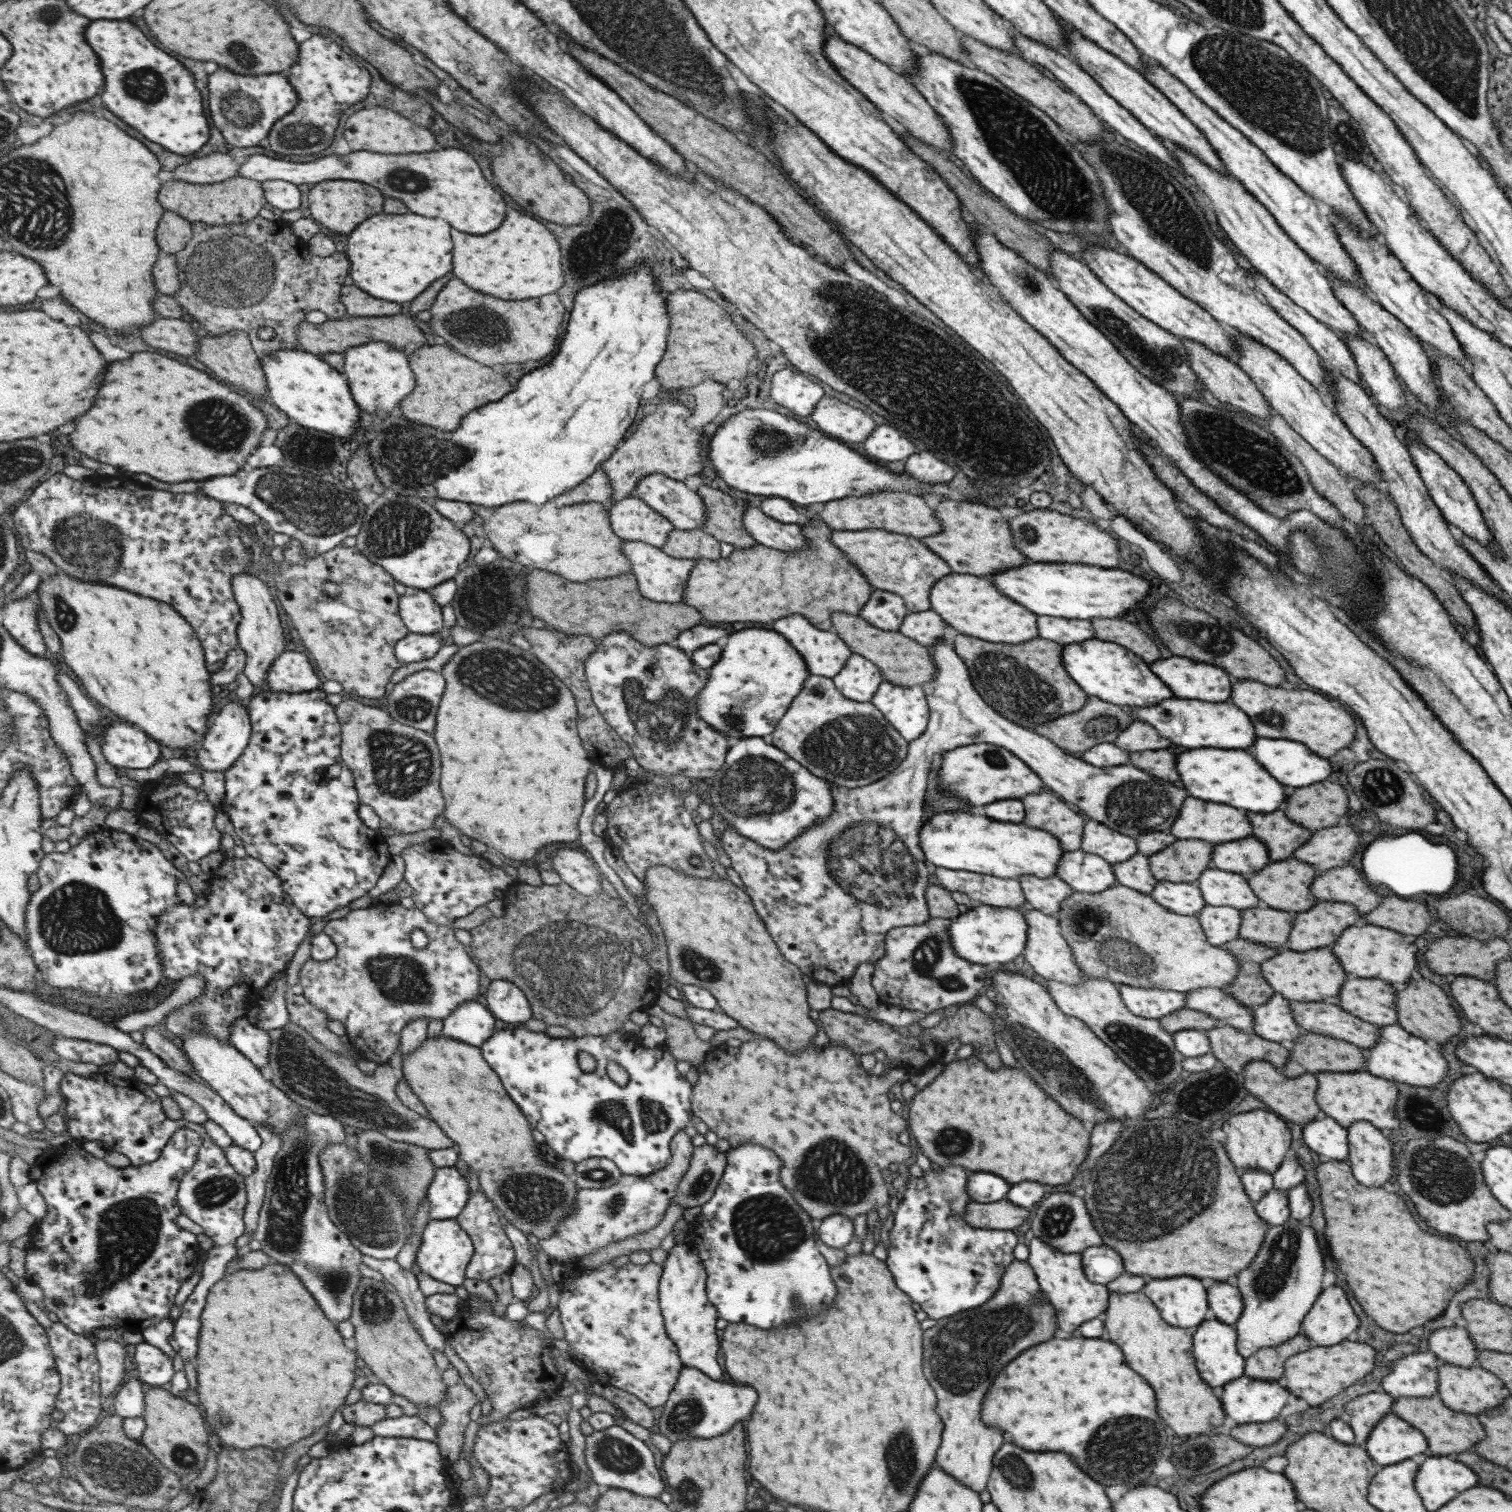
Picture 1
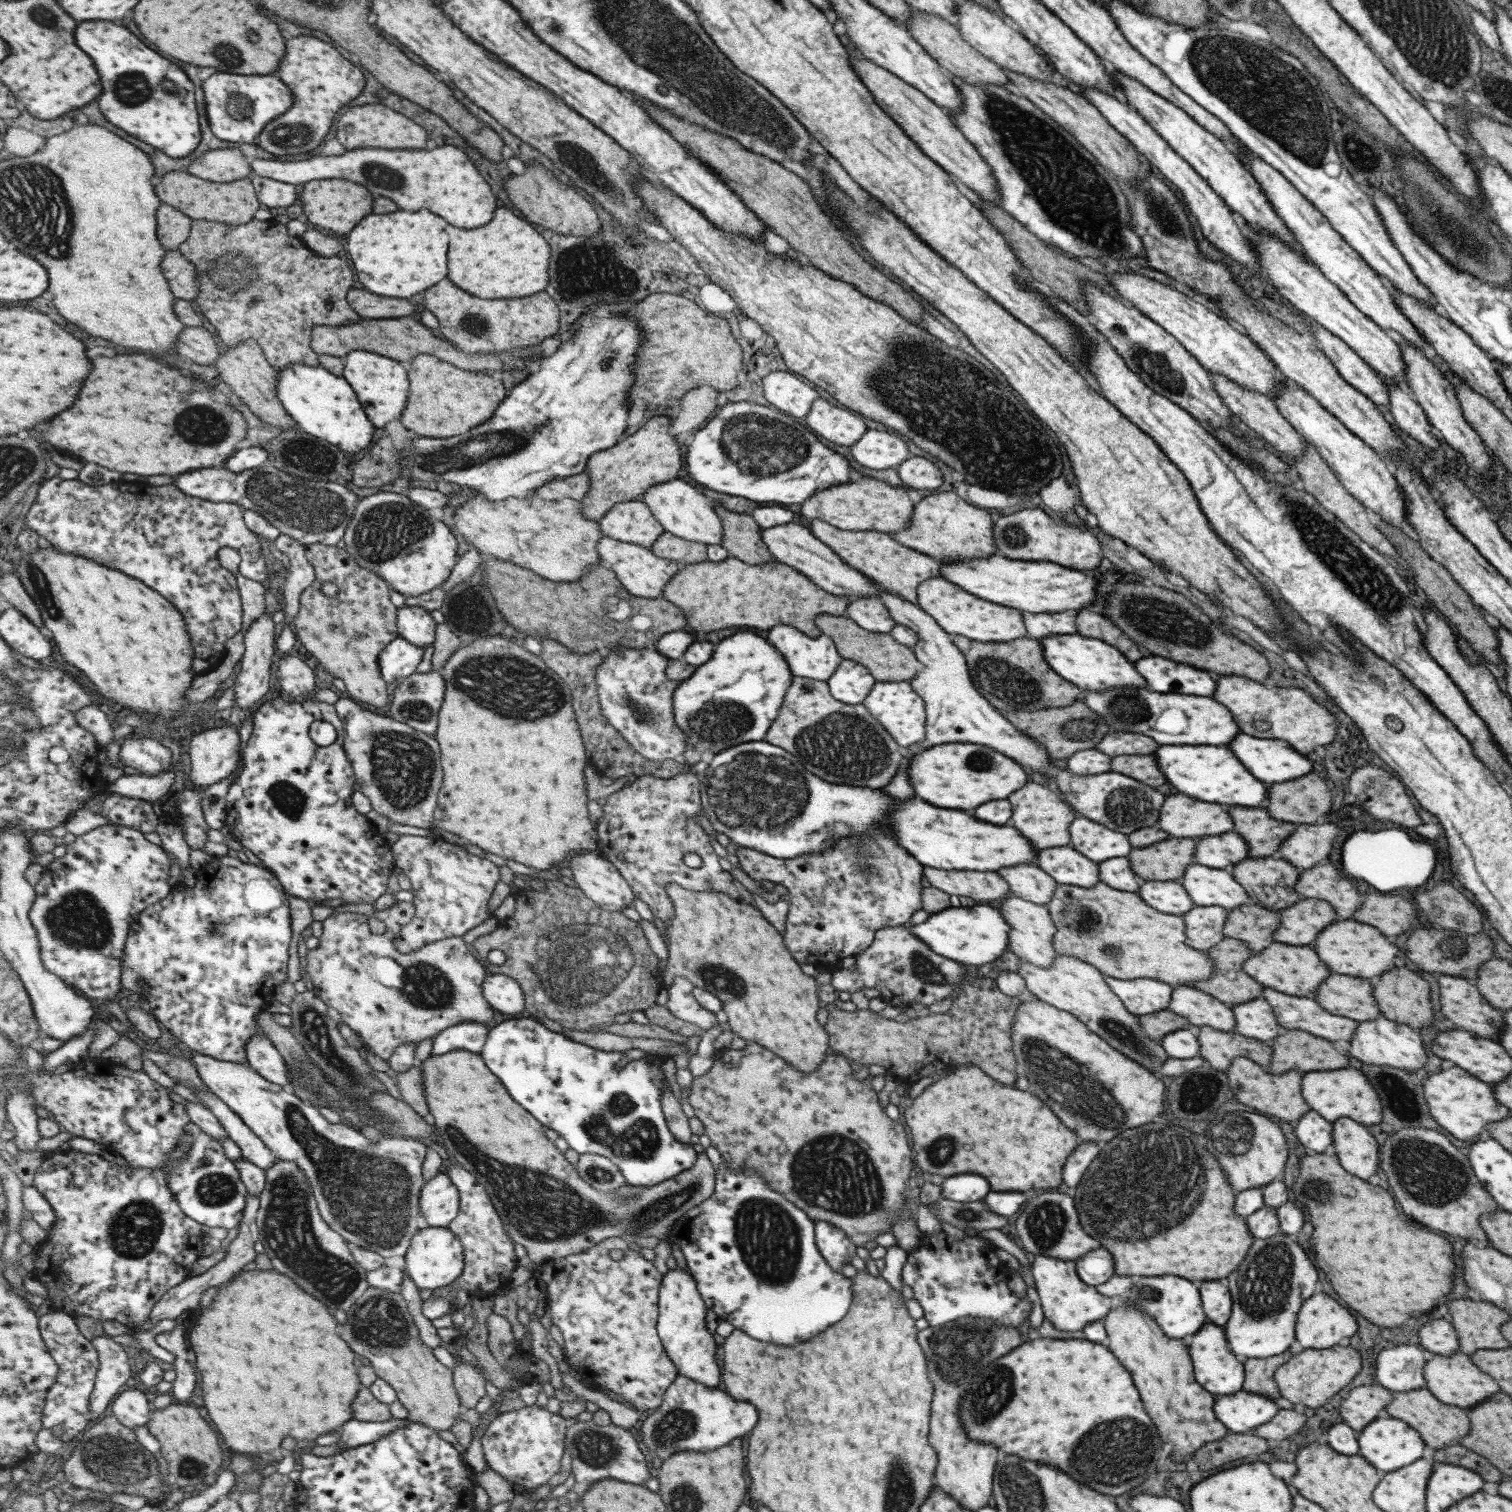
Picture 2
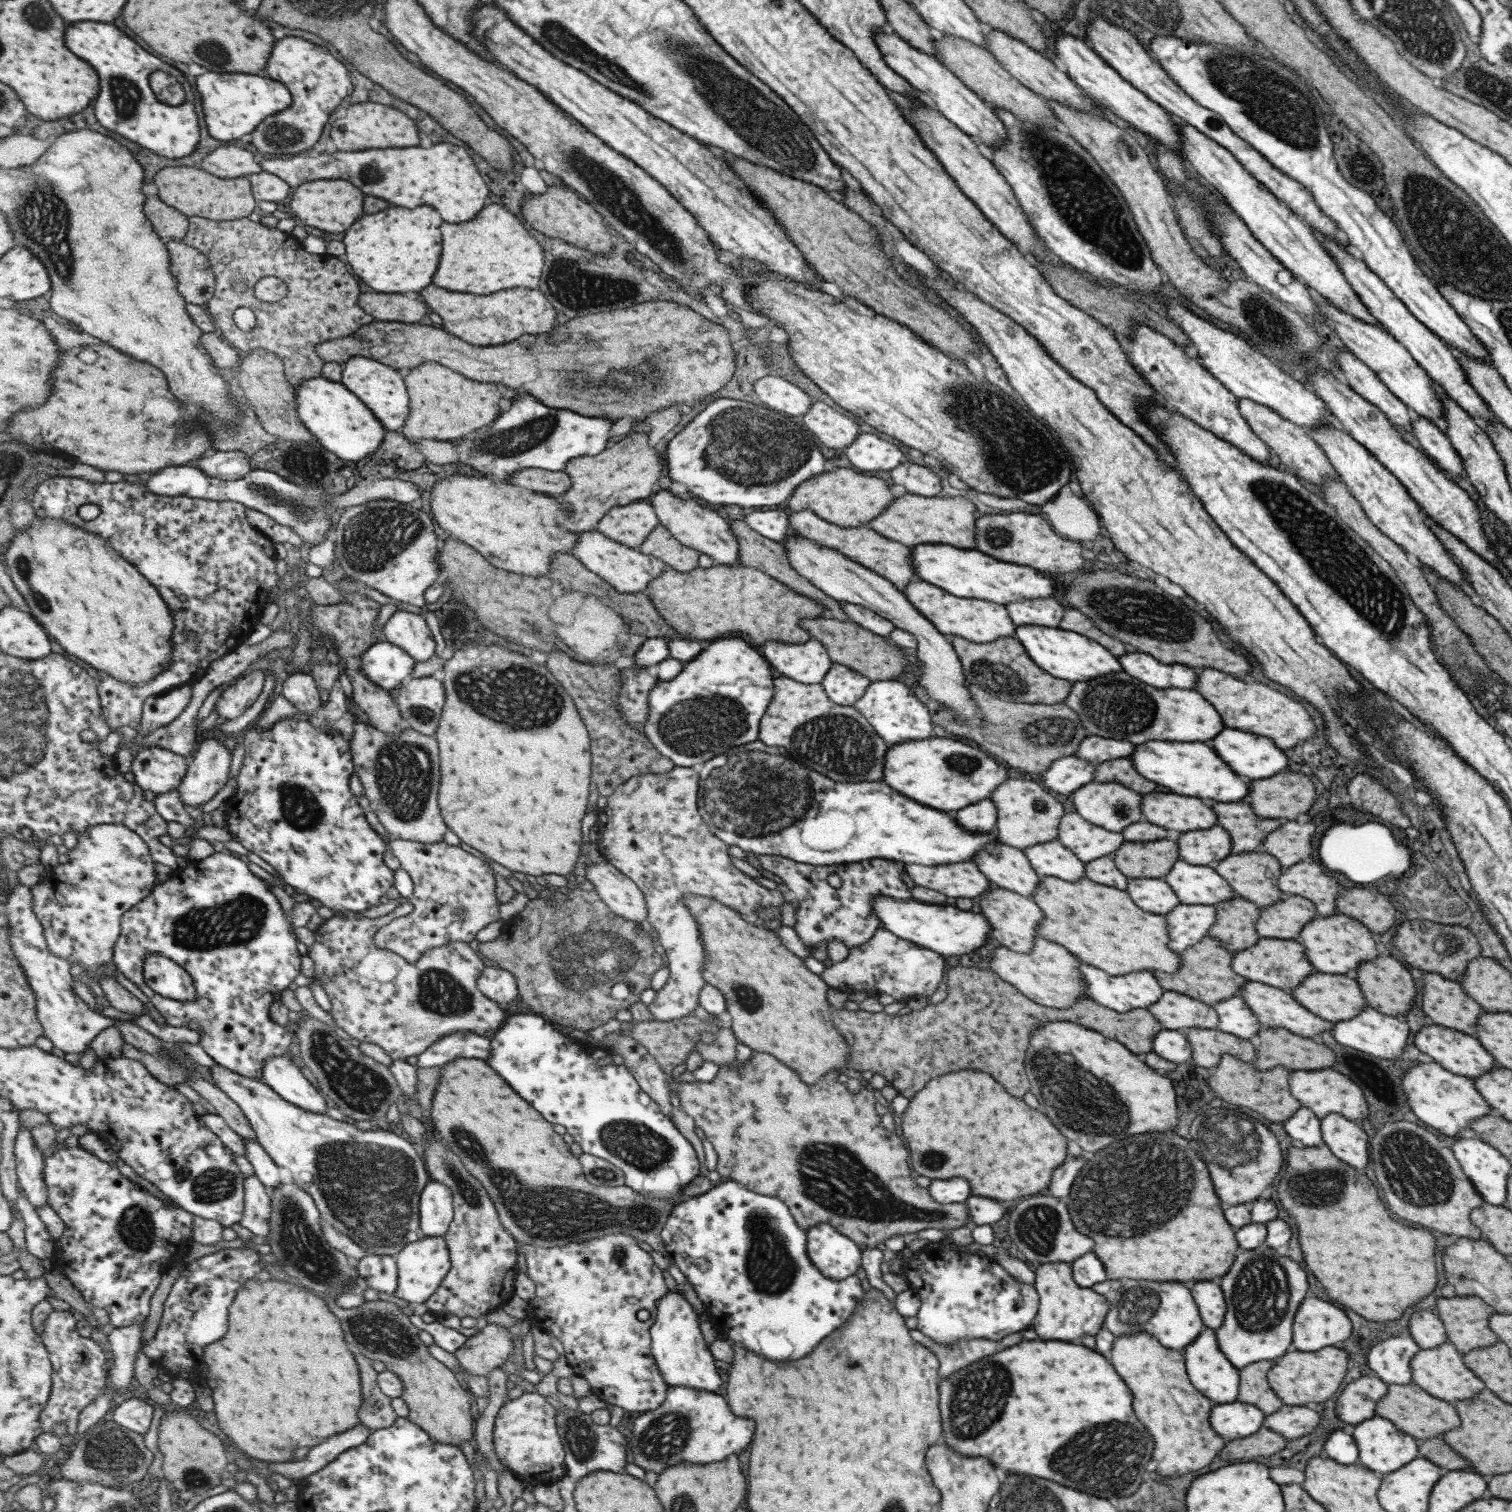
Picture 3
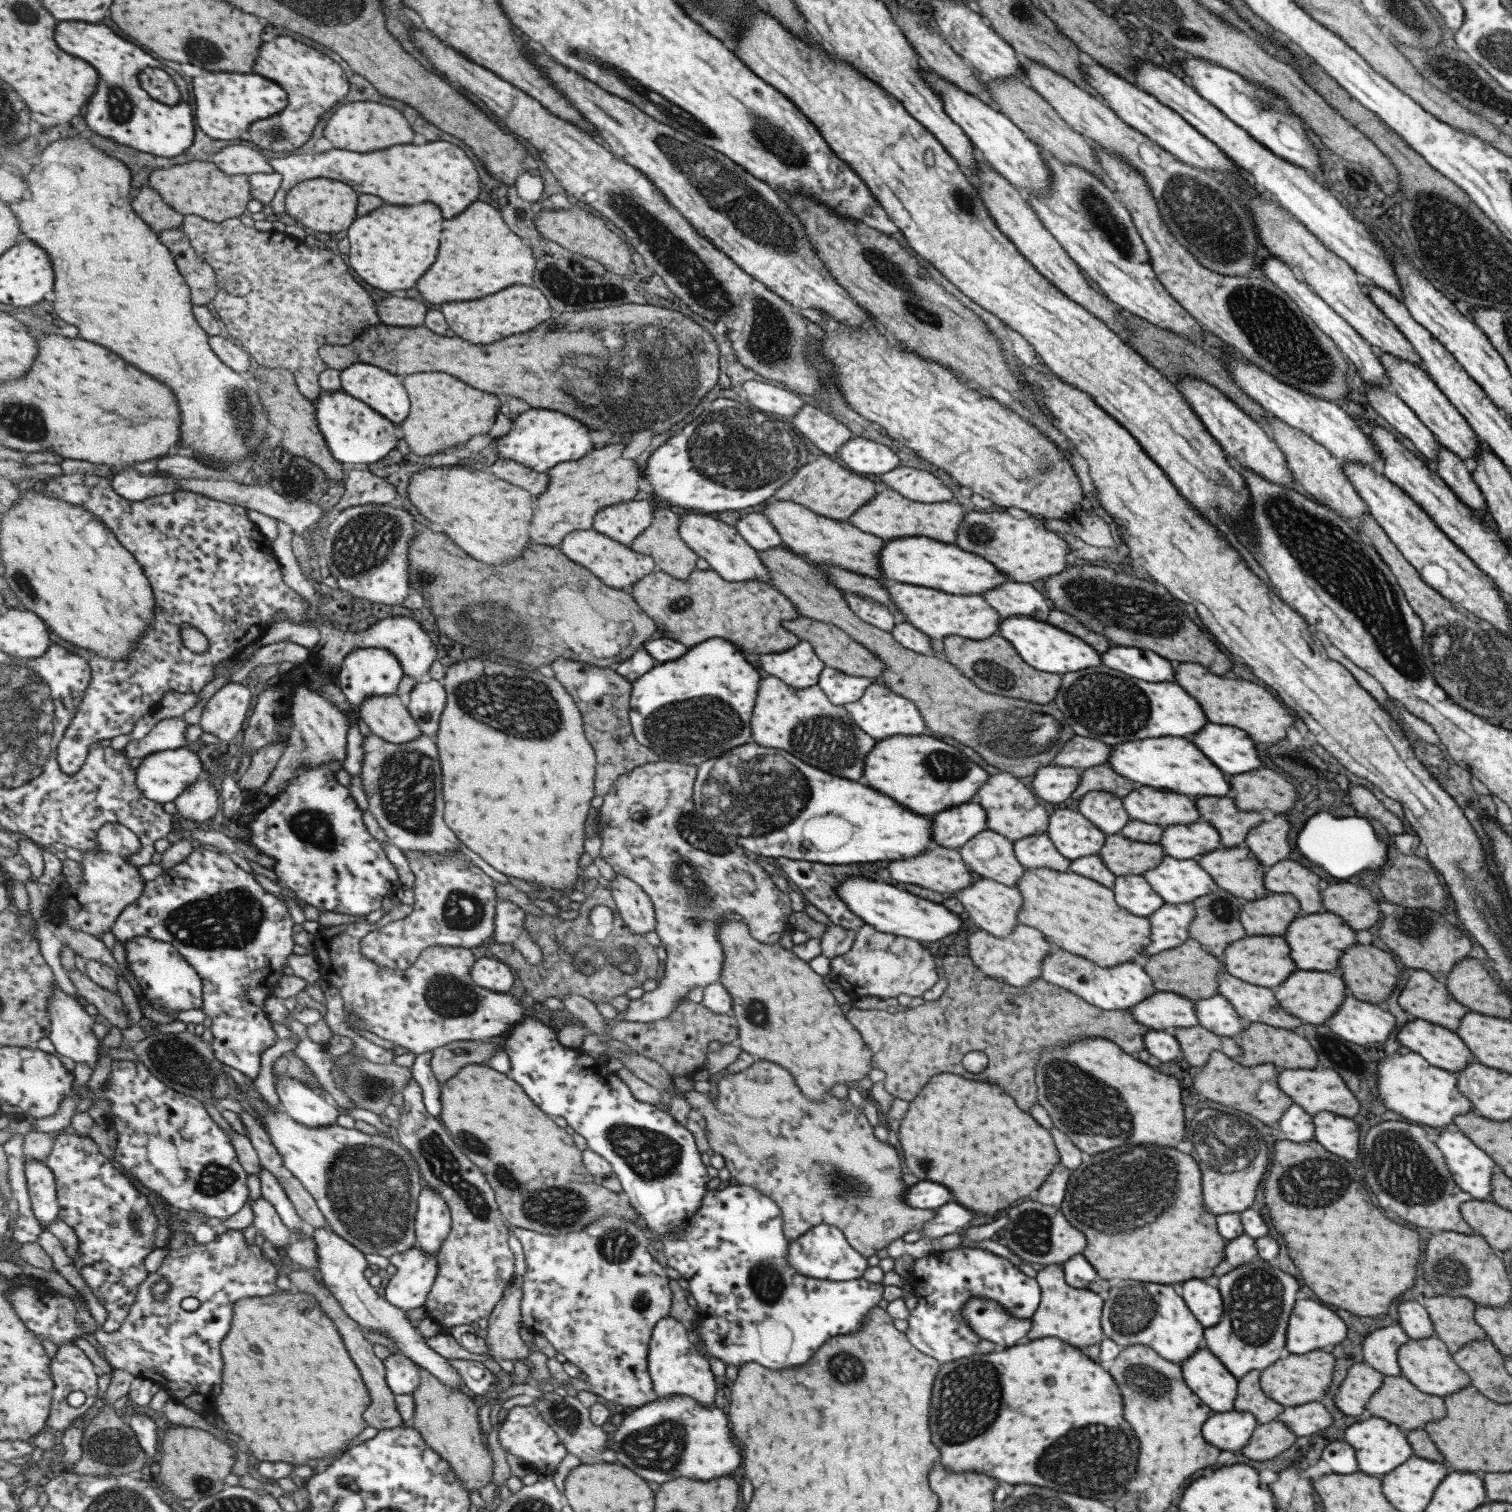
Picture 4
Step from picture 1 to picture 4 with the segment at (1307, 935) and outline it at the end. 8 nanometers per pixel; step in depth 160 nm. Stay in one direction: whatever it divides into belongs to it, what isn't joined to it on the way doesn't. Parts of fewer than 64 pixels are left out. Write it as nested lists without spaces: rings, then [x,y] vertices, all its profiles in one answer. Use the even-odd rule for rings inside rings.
[[[1270,893],[1246,901],[1238,912],[1241,926],[1247,936],[1281,936],[1285,934],[1289,922],[1301,912],[1298,900],[1287,893]]]

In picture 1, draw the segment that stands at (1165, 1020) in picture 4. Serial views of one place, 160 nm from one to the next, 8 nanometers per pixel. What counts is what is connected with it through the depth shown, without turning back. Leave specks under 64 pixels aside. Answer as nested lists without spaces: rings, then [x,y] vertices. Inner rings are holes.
[[[1205,987],[1186,992],[1184,1007],[1194,1011],[1204,1012],[1207,1016],[1217,1019],[1221,1027],[1227,1025],[1244,1032],[1251,1032],[1252,1030],[1252,1008],[1241,1004],[1222,989]]]

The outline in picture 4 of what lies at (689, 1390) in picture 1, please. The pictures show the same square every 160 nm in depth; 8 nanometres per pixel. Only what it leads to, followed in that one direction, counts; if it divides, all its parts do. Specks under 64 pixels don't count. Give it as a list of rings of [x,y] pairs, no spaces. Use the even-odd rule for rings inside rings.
[[[685,1395],[657,1399],[635,1409],[613,1433],[609,1448],[619,1463],[661,1484],[679,1476],[710,1481],[733,1472],[741,1462],[739,1448],[733,1444],[727,1428],[724,1404],[705,1406]]]

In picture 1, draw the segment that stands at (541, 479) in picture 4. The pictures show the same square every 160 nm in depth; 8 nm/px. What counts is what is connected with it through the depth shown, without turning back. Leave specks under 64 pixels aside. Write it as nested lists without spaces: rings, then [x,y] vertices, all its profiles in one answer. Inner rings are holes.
[[[603,468],[597,469],[588,480],[553,500],[561,508],[571,504],[599,502],[607,505],[614,498],[614,488]]]

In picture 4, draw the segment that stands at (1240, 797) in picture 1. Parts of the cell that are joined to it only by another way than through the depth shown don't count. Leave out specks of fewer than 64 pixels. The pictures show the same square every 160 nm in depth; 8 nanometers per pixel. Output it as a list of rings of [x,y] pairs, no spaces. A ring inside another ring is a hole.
[[[1175,736],[1123,742],[1109,746],[1109,754],[1105,763],[1111,765],[1114,773],[1143,786],[1167,788],[1193,796],[1225,796],[1229,790],[1225,776],[1209,760],[1205,760],[1191,742]]]

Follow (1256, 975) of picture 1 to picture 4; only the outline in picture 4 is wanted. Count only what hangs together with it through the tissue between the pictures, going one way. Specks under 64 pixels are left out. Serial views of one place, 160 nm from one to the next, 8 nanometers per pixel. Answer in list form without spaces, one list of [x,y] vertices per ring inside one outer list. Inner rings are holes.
[[[1189,937],[1175,948],[1148,956],[1141,961],[1141,964],[1143,970],[1149,975],[1155,992],[1177,993],[1192,1002],[1217,994],[1216,978],[1220,972],[1226,972],[1220,958],[1205,952],[1201,944]]]

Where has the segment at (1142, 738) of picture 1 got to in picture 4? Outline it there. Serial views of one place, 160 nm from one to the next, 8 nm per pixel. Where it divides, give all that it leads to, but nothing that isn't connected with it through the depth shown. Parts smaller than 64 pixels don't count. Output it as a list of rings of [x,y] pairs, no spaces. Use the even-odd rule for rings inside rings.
[[[1073,734],[1070,740],[1062,745],[1050,764],[1082,770],[1102,765],[1109,755],[1109,745]]]

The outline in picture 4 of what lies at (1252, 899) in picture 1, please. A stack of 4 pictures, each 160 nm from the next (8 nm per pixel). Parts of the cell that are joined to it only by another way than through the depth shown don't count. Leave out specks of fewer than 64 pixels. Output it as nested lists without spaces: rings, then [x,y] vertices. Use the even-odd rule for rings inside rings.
[[[1162,856],[1161,862],[1141,874],[1167,904],[1189,903],[1218,889],[1197,860]]]

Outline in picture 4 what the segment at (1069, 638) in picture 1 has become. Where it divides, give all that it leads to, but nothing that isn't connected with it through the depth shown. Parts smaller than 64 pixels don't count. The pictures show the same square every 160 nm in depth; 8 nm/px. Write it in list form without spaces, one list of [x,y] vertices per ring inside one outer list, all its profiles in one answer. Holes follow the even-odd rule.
[[[1009,580],[981,596],[1001,618],[1019,615],[1046,622],[1051,610],[1045,598],[1030,583]]]

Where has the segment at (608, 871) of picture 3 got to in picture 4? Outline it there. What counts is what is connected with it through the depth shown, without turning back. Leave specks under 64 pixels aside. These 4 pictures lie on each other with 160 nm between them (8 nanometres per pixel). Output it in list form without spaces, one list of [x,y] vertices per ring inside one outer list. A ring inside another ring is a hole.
[[[617,874],[611,882],[611,887],[616,905],[629,928],[638,935],[656,930],[656,905],[637,881]]]

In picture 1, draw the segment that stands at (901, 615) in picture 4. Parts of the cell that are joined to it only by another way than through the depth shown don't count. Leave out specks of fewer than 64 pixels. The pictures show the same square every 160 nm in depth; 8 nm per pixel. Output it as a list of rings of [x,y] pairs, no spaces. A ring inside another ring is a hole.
[[[951,572],[929,591],[930,608],[949,624],[956,634],[972,636],[987,642],[1019,644],[1038,636],[1037,615],[1001,594],[986,576]]]

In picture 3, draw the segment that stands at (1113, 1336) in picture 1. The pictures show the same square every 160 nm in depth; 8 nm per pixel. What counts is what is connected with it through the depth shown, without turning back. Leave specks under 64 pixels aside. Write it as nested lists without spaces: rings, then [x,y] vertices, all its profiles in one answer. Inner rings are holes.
[[[1137,1331],[1128,1335],[1114,1337],[1110,1351],[1111,1364],[1115,1372],[1121,1376],[1121,1380],[1127,1384],[1127,1388],[1133,1394],[1133,1412],[1137,1420],[1147,1428],[1151,1434],[1155,1448],[1153,1448],[1153,1460],[1157,1462],[1159,1474],[1185,1474],[1199,1470],[1211,1462],[1211,1458],[1223,1448],[1223,1439],[1217,1436],[1209,1426],[1209,1412],[1213,1405],[1206,1396],[1199,1394],[1188,1379],[1184,1365],[1183,1351],[1162,1347],[1151,1335],[1143,1331]]]

